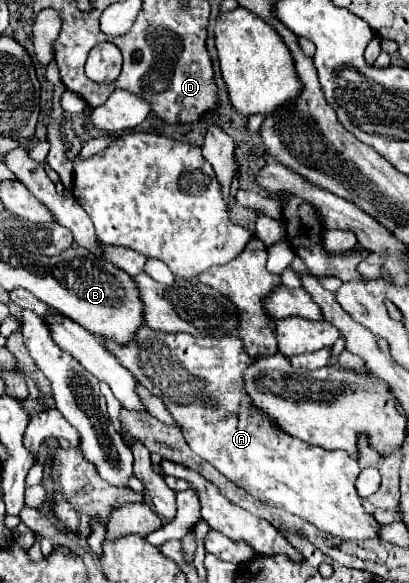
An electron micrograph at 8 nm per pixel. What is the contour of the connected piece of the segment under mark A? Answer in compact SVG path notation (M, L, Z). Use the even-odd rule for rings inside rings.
M142 325L134 339L126 345L112 339L102 341L106 349L156 397L160 397L180 425L190 449L204 461L214 465L224 477L228 477L236 487L250 493L254 499L280 507L292 515L302 517L324 533L338 535L342 539L376 539L378 523L362 507L362 499L356 495L356 477L360 467L354 457L344 451L328 451L290 435L282 435L264 415L258 415L242 391L242 373L252 359L246 355L242 341L238 337L218 337L206 339L188 333L162 333L148 325Z

